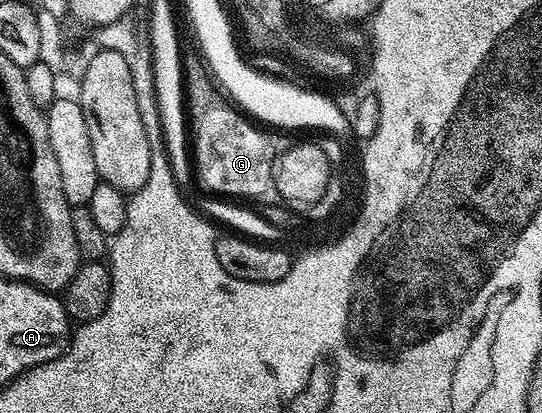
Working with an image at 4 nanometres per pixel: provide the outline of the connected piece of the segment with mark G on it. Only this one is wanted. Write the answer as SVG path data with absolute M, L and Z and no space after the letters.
M196 44L181 45L181 75L183 104L187 110L188 124L191 126L191 153L195 158L195 173L199 181L201 177L202 183L210 189L210 194L224 195L229 199L261 197L265 192L270 192L273 189L273 162L277 160L278 150L273 149L272 139L264 133L266 130L250 120L218 84Z

